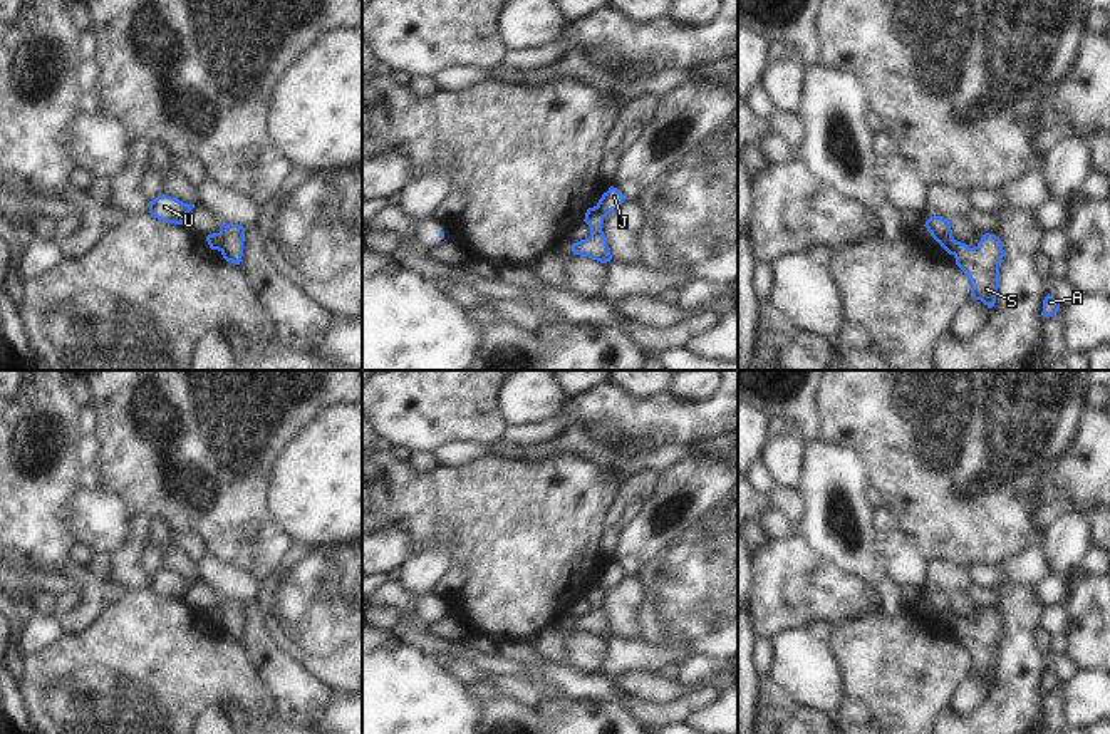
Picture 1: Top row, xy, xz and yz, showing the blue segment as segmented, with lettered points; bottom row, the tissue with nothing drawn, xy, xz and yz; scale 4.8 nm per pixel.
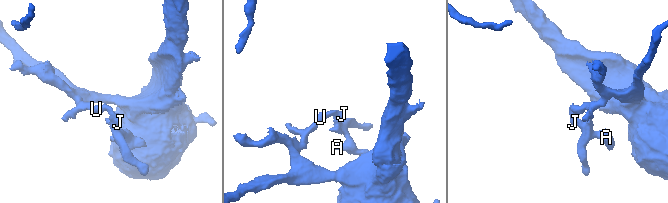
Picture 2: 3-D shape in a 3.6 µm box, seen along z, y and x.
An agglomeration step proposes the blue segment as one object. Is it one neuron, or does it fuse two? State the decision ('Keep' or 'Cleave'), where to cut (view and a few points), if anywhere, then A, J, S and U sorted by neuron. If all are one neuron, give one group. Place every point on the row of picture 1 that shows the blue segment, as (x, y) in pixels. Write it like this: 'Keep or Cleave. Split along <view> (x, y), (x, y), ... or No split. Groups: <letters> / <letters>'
Cleave. Split along xy (217, 233), (222, 250). Groups: A S / J U

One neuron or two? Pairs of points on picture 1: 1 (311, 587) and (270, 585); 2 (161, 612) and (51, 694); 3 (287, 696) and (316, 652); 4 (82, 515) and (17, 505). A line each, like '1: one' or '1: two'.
1: one
2: one
3: two
4: two

